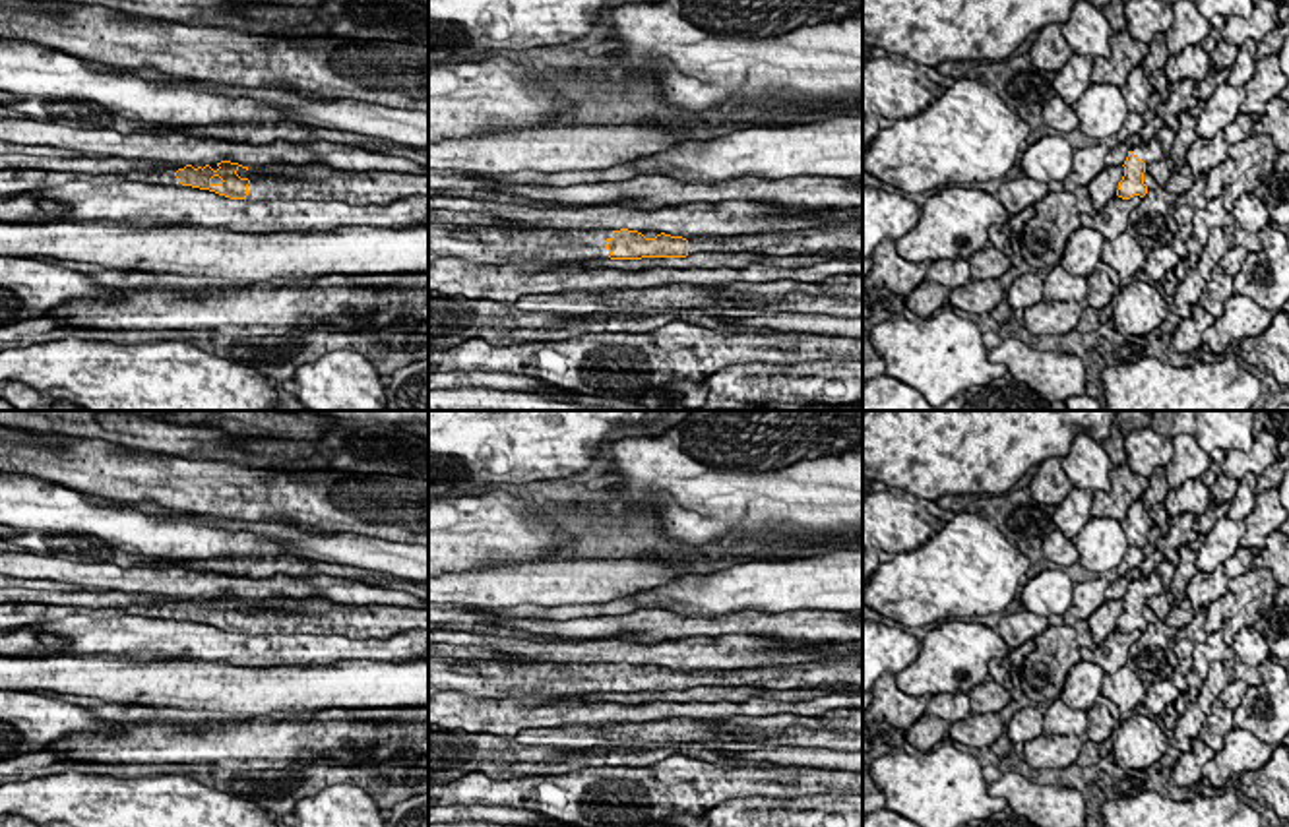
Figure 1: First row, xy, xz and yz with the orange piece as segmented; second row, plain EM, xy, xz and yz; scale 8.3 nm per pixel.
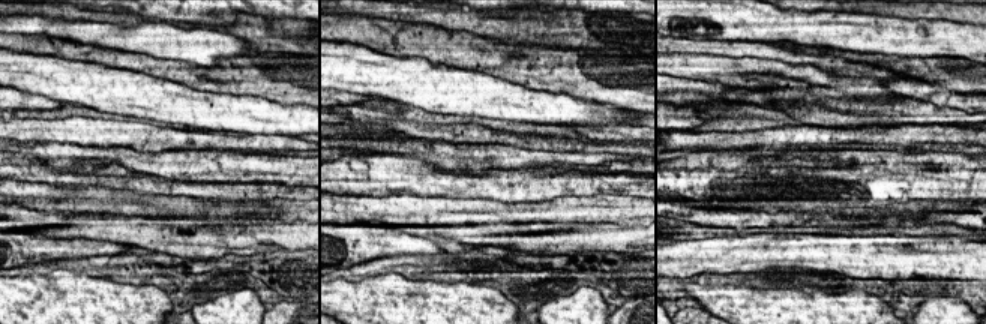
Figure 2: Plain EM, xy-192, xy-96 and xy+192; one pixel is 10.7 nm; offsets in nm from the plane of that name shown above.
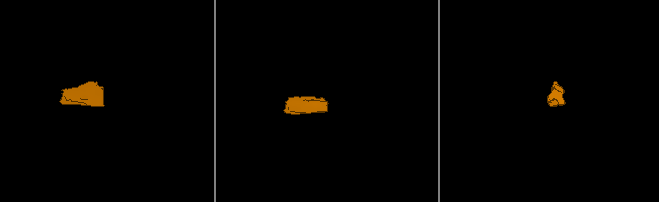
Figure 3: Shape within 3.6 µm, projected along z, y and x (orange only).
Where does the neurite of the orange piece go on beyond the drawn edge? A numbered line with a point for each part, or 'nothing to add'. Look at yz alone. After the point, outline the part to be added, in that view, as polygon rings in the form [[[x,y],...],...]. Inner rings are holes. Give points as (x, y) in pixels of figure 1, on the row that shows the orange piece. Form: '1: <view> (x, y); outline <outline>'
1: yz (1150, 152); outline [[[1157,138],[1149,139],[1144,145],[1132,145],[1130,151],[1144,161],[1146,165],[1163,159],[1163,149]]]

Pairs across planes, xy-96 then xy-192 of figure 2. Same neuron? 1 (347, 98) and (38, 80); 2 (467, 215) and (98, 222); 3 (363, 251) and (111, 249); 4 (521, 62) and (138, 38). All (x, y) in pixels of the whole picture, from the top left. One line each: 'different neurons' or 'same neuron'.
1: different neurons
2: different neurons
3: same neuron
4: different neurons

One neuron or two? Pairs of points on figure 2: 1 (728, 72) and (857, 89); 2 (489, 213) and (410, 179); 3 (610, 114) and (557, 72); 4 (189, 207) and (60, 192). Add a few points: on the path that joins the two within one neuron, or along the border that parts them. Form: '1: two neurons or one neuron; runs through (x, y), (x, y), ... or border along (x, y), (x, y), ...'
1: one neuron; runs through (760, 68), (808, 72), (826, 80)
2: two neurons; border along (419, 195), (489, 198)
3: two neurons; border along (559, 93), (593, 99), (608, 105)
4: one neuron; runs through (158, 203), (126, 195), (92, 192)

